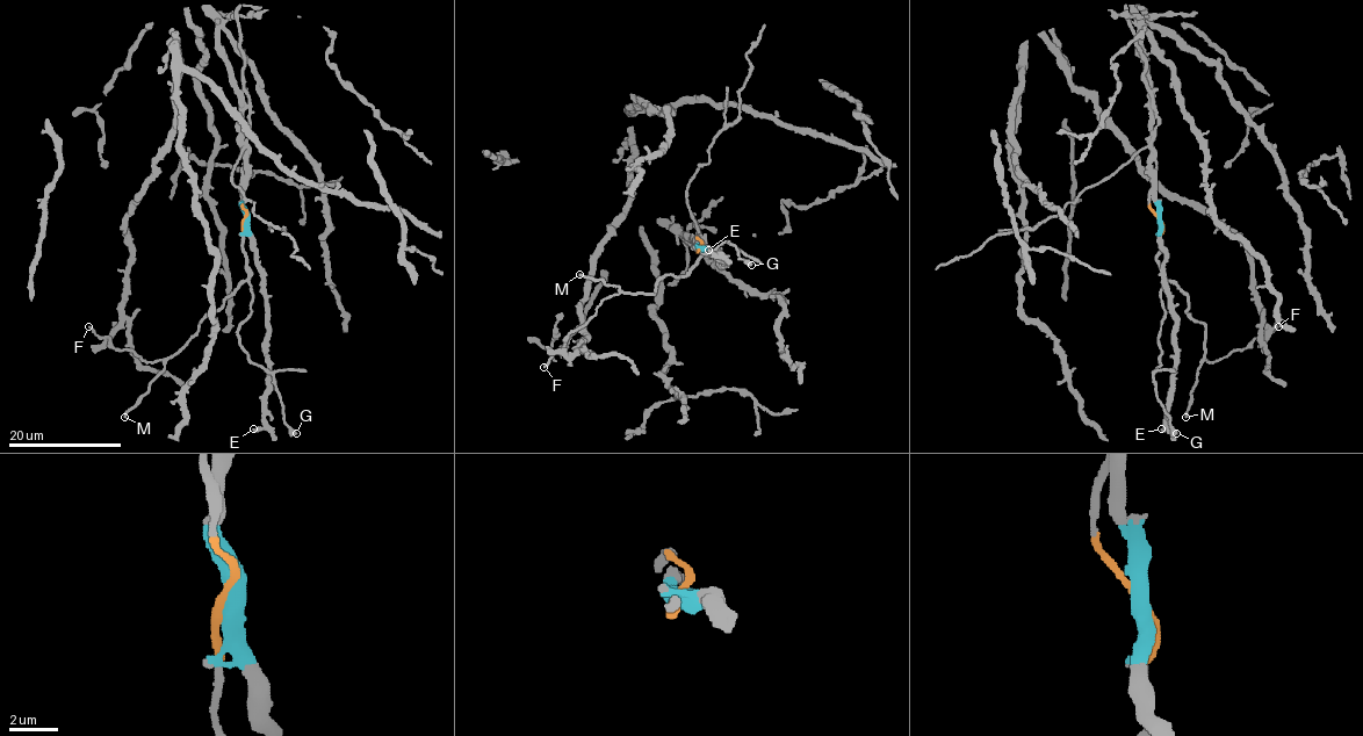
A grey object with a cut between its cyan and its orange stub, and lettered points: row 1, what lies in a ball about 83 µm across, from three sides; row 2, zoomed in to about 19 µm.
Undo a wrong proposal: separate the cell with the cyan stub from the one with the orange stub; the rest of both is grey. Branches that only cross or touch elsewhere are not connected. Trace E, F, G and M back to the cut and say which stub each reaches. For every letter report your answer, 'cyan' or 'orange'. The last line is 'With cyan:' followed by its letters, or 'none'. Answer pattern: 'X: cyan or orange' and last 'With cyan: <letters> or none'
E: cyan
F: orange
G: orange
M: orange
With cyan: E

